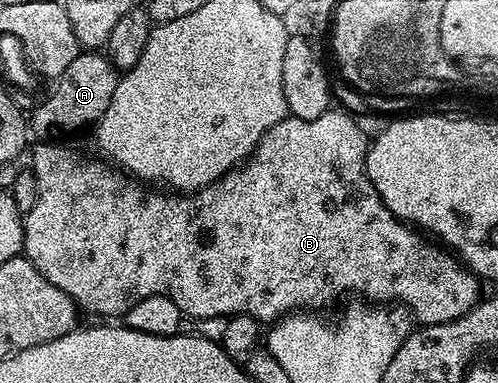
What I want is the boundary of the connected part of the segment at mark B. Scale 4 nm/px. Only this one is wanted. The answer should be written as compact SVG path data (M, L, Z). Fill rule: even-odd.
M331 108L323 116L315 116L315 120L299 120L292 116L279 120L275 128L271 128L262 136L257 147L240 168L228 170L219 181L212 182L209 186L204 186L188 196L182 196L177 192L149 194L148 185L110 168L104 161L101 163L92 162L89 158L73 158L72 152L67 147L61 146L65 144L54 144L49 140L41 140L36 144L38 146L33 150L31 171L38 184L38 199L35 200L35 206L23 214L25 223L23 254L31 264L35 264L35 268L43 277L51 280L51 284L55 284L55 288L63 288L63 292L67 292L67 296L71 296L82 311L90 310L93 314L106 314L109 317L106 319L113 320L116 319L113 318L116 314L117 317L123 316L128 310L135 308L139 300L147 300L147 296L158 294L175 300L182 315L189 320L246 314L262 324L269 324L294 312L320 311L322 309L320 306L335 301L340 294L345 294L348 290L358 290L361 293L358 295L362 299L372 300L377 304L389 304L396 300L408 309L418 323L430 326L440 322L450 322L463 316L472 306L477 305L482 297L482 283L460 258L454 256L448 249L442 248L436 241L430 240L424 233L418 232L408 222L393 217L387 204L383 204L379 192L375 192L371 180L365 174L367 134L357 127L357 122L351 115L344 114L337 108Z

